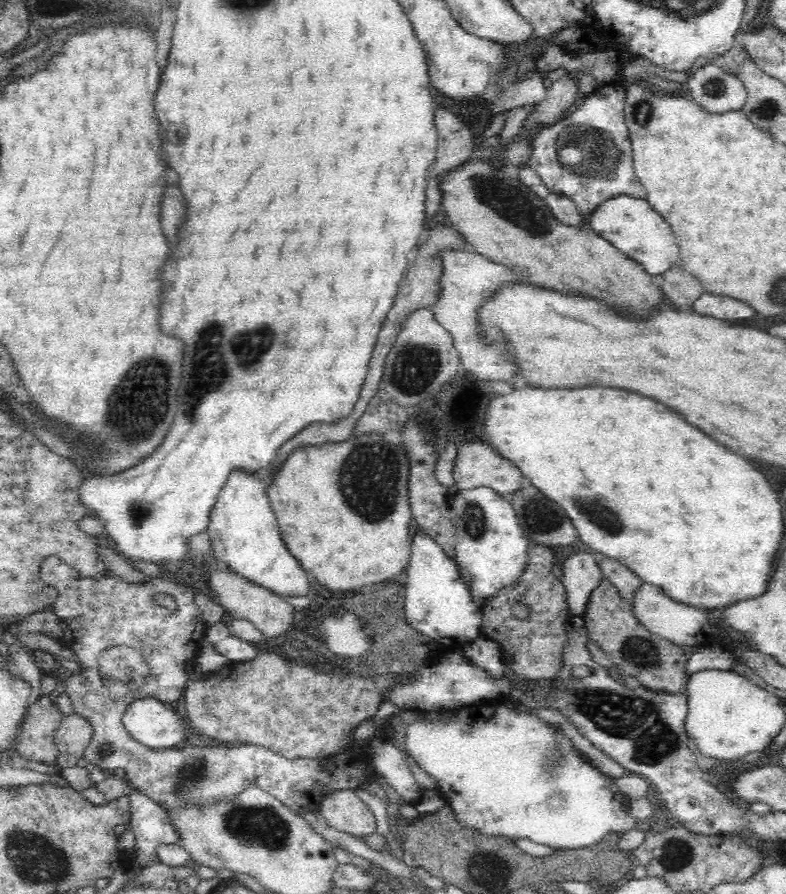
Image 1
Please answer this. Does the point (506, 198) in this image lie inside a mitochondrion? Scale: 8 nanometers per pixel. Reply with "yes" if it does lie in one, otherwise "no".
yes

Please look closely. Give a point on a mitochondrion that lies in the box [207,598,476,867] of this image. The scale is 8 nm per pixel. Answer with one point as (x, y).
(259, 824)

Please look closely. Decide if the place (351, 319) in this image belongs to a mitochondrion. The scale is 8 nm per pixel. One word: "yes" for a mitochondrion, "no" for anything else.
no

